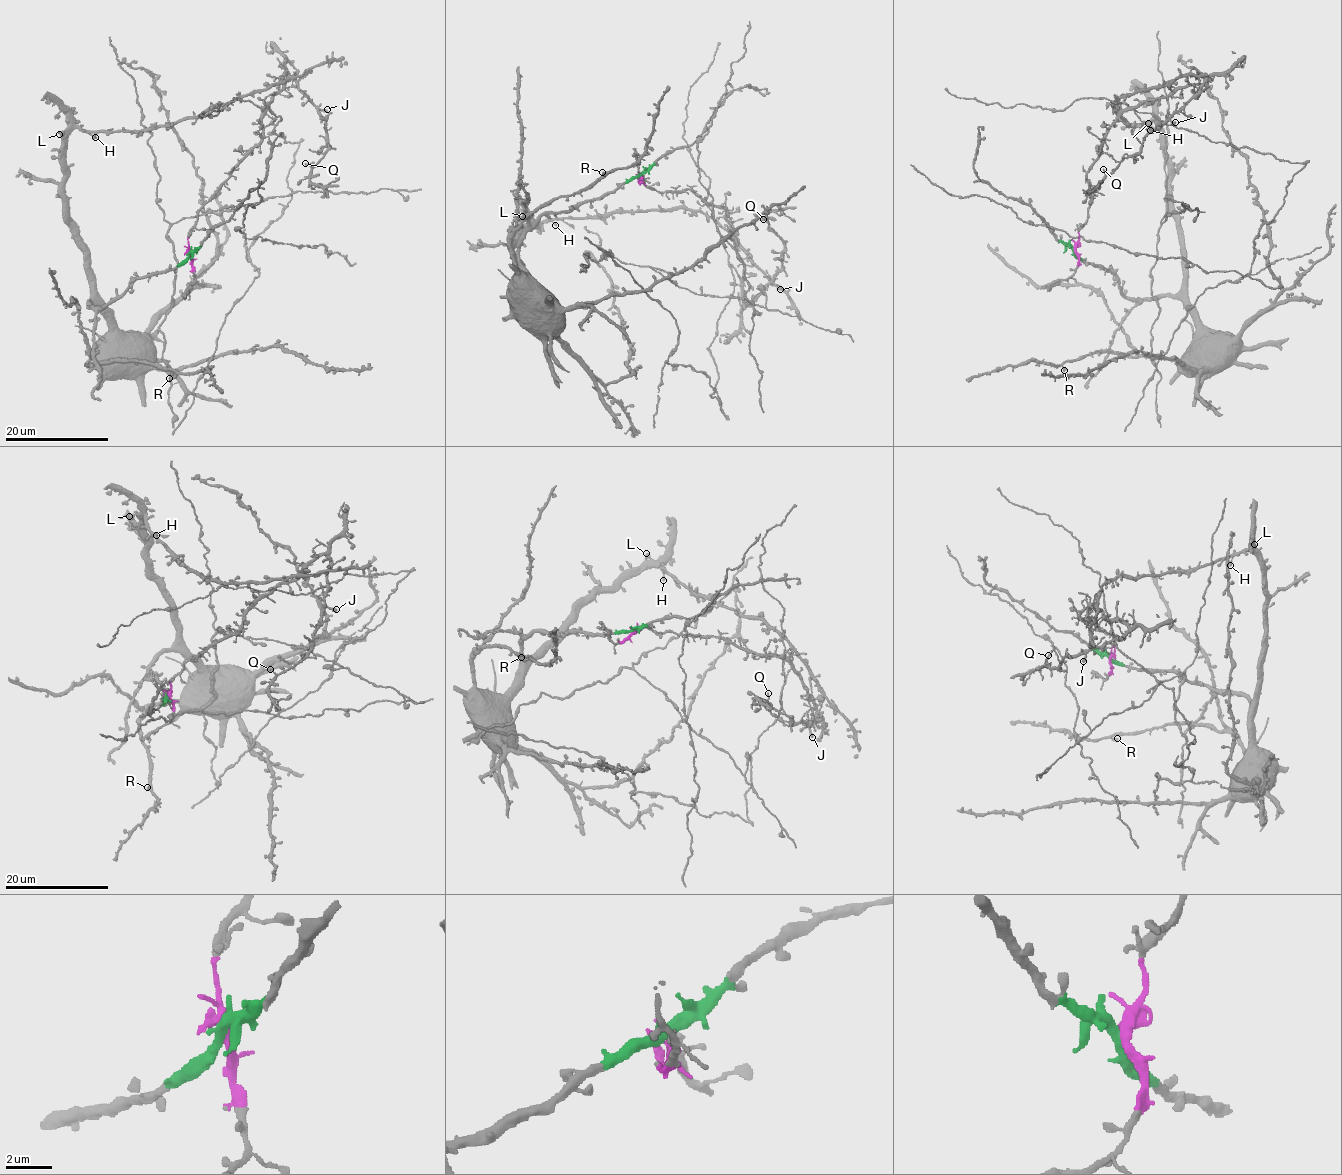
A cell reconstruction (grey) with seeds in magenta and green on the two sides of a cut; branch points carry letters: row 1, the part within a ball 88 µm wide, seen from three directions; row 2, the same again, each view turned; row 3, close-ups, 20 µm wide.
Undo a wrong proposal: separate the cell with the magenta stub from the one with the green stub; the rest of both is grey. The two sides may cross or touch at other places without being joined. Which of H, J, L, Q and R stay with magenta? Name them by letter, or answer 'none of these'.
J, Q

